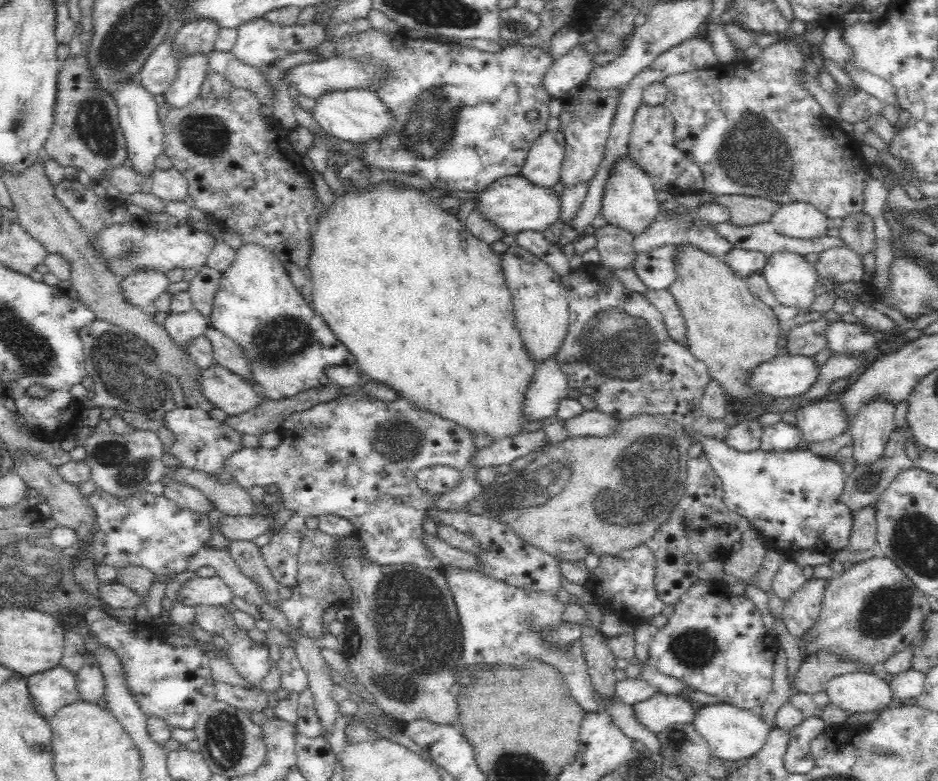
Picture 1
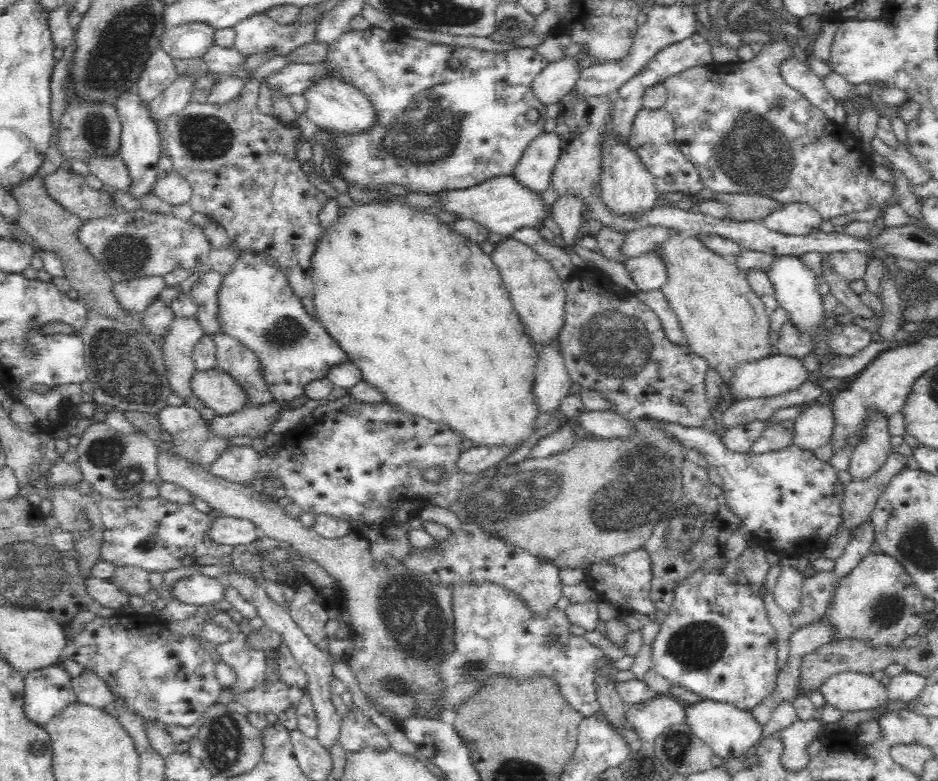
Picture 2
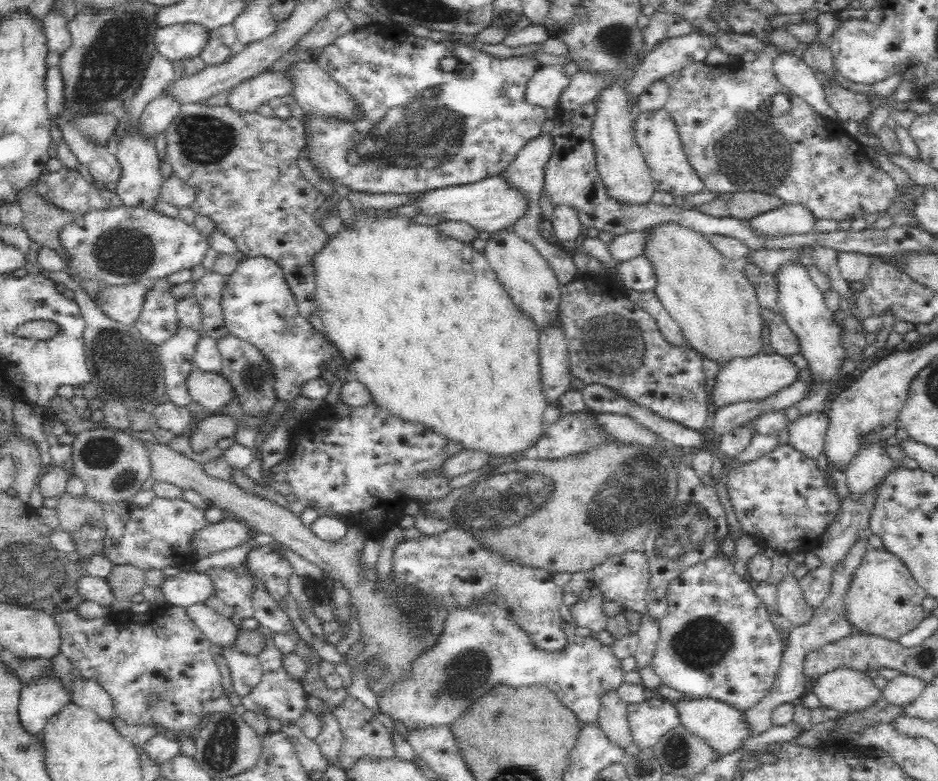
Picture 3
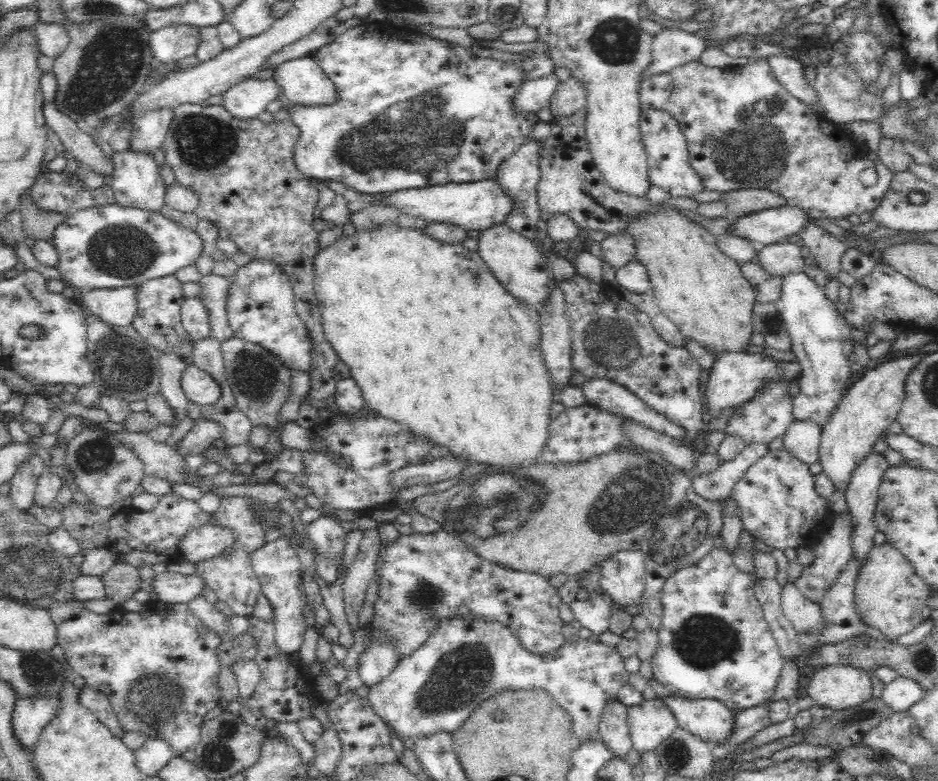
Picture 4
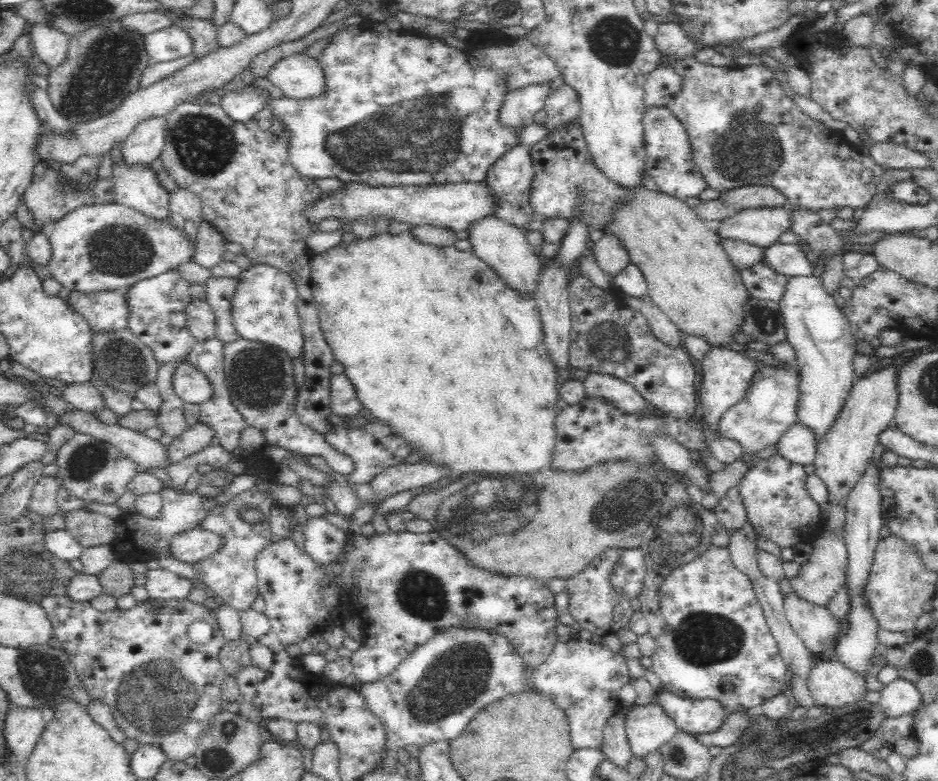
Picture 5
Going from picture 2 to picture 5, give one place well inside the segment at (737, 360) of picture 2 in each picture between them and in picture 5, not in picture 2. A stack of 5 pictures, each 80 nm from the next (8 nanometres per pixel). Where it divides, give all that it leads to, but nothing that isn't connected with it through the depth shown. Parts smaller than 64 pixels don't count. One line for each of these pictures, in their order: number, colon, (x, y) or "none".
3: (709, 296)
4: (701, 290)
5: (691, 279)

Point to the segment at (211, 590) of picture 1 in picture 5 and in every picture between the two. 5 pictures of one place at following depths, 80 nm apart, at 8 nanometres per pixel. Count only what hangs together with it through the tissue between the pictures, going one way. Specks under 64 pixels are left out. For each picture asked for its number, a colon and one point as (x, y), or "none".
2: (197, 589)
3: (186, 589)
4: (173, 588)
5: (161, 584)

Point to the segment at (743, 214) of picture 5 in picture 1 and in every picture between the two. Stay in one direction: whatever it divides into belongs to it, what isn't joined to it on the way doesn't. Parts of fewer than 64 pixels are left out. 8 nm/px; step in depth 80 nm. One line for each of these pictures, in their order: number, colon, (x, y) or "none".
1: (803, 220)
2: (798, 218)
3: (795, 218)
4: (772, 225)

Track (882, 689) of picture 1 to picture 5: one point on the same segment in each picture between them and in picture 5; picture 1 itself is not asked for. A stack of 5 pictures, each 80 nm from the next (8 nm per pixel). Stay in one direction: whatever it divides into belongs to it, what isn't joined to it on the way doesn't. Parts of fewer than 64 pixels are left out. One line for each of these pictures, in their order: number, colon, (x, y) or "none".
2: (846, 691)
3: (846, 690)
4: (838, 687)
5: (832, 684)

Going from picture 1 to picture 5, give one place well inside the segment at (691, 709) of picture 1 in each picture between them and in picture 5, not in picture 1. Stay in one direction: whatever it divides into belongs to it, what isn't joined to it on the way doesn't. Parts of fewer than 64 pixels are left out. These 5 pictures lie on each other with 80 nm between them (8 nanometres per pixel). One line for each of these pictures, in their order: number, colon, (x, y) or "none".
2: (650, 718)
3: (648, 721)
4: (651, 722)
5: (648, 726)

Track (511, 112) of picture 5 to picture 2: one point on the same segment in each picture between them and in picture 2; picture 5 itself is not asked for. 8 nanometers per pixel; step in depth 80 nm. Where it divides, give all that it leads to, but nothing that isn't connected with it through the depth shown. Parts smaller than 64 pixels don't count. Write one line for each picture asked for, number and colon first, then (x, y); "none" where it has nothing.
2: (559, 77)
3: (549, 81)
4: (535, 94)

